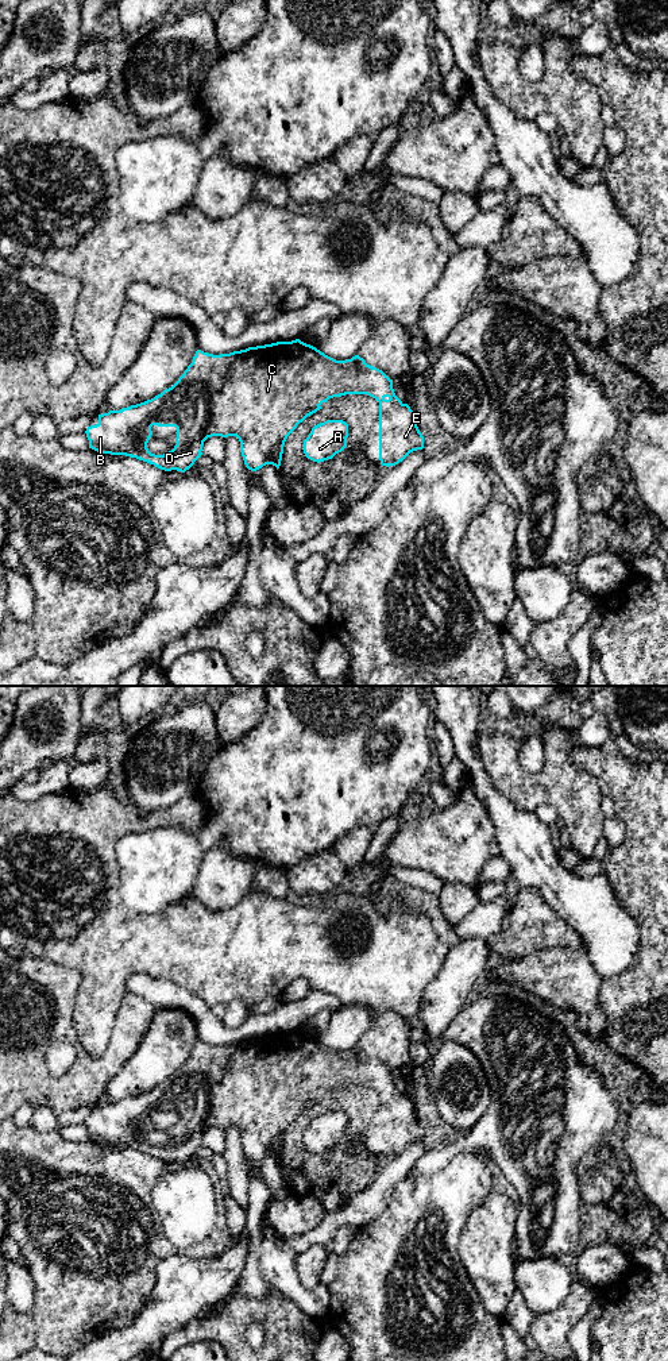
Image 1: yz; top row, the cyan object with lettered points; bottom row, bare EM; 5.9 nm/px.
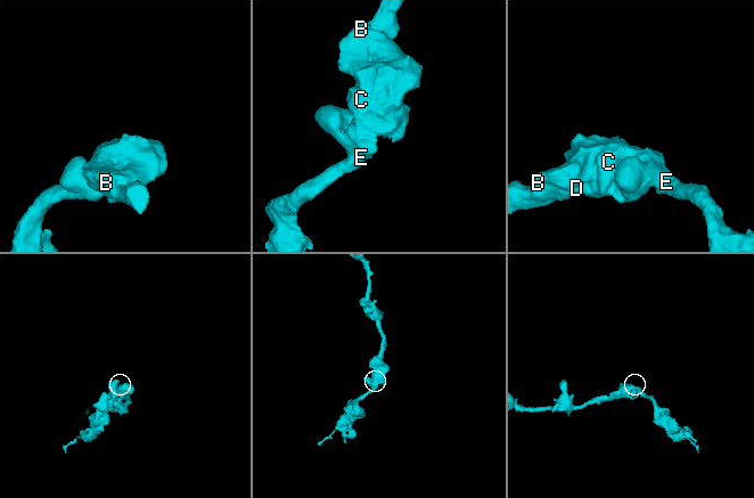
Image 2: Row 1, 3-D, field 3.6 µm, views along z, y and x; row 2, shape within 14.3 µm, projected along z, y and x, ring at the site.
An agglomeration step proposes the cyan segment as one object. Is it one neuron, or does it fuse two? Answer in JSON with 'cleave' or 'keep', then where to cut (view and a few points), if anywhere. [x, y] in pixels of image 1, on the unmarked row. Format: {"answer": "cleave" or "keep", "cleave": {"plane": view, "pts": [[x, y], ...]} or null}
{"answer": "keep", "cleave": null}

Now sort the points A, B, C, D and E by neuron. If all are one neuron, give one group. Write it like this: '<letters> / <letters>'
A B C D E

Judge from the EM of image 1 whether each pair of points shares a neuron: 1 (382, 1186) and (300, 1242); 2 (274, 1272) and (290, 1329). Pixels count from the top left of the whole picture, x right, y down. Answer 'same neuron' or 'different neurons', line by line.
1: same neuron
2: different neurons

